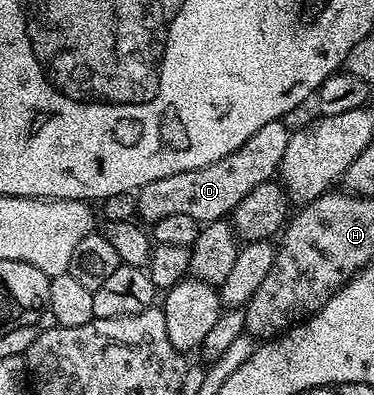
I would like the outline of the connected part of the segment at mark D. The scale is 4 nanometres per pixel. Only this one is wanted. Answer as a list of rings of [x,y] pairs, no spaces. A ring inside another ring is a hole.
[[[281,120],[264,124],[249,136],[249,140],[245,140],[245,144],[241,144],[241,148],[229,152],[229,156],[213,164],[205,164],[205,168],[161,176],[161,180],[145,184],[137,194],[138,217],[147,224],[161,220],[161,216],[174,215],[193,216],[193,220],[200,224],[226,219],[237,204],[257,188],[257,184],[265,184],[278,175],[281,156],[285,156],[291,135]]]

